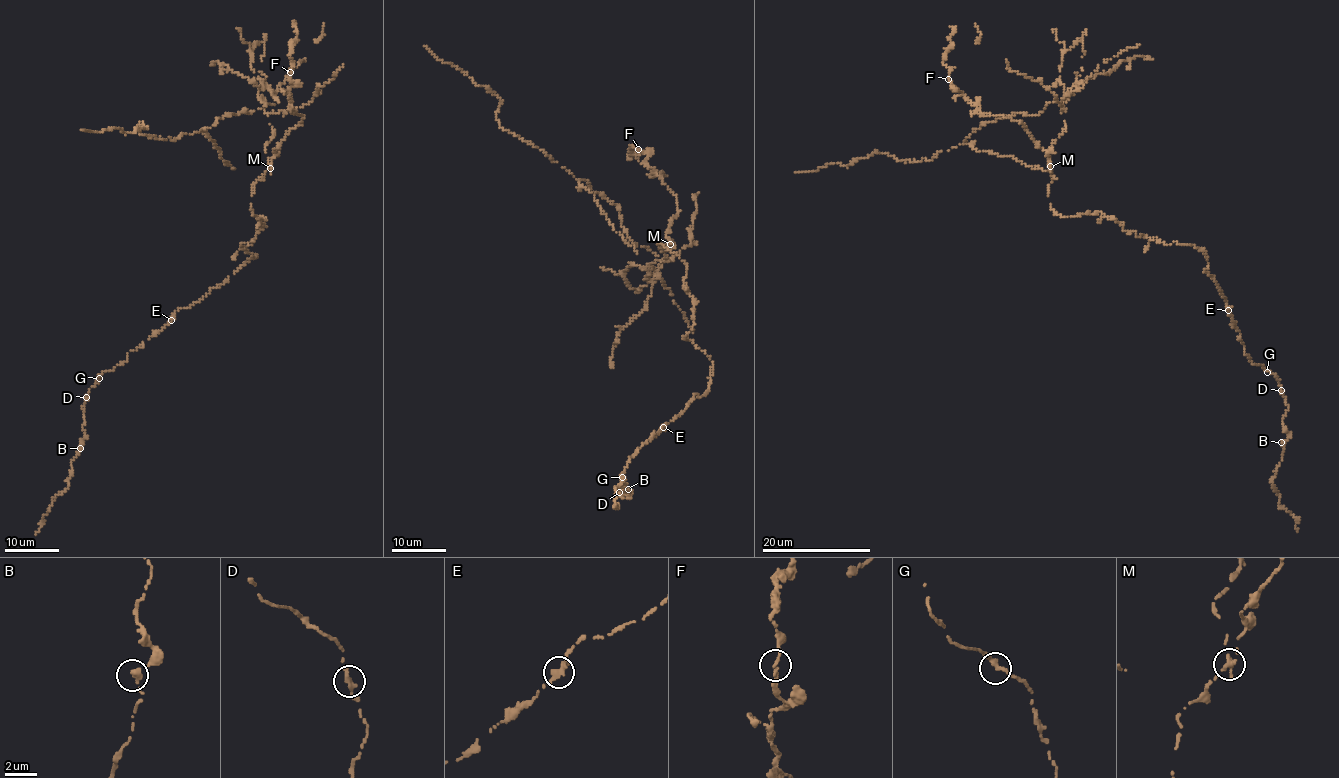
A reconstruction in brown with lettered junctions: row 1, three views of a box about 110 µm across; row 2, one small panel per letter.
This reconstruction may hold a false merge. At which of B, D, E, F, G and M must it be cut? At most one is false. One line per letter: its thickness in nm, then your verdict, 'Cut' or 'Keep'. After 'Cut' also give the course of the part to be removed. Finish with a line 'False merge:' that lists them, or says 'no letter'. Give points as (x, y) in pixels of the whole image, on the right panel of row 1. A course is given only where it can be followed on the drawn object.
B: Thickness 280 nm. Keep
D: Thickness 320 nm. Keep
E: Thickness 340 nm. Keep
F: Thickness 220 nm. Keep
G: Thickness 280 nm. Keep
M: Thickness 320 nm. Cut. Course of the part to remove: (1050, 166), (1063, 102), (1078, 83), (1039, 114), (1000, 116), (930, 160), (874, 152), (794, 173)
False merge: M

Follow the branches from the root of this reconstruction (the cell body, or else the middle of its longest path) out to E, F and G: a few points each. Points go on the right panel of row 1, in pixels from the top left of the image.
E: (1067, 216), (1101, 212), (1115, 219), (1128, 233), (1203, 250), (1208, 258), (1205, 271), (1215, 279), (1228, 310)
F: (1067, 216), (1050, 206), (1052, 177), (1047, 152), (1021, 121), (999, 114), (986, 116), (948, 79)
G: (1067, 216), (1101, 212), (1128, 233), (1203, 250), (1205, 271), (1225, 297), (1243, 351), (1267, 372)

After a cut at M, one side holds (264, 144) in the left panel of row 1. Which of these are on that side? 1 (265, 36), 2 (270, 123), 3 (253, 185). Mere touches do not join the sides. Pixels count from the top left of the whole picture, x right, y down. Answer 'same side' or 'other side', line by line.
1: same side
2: same side
3: other side

